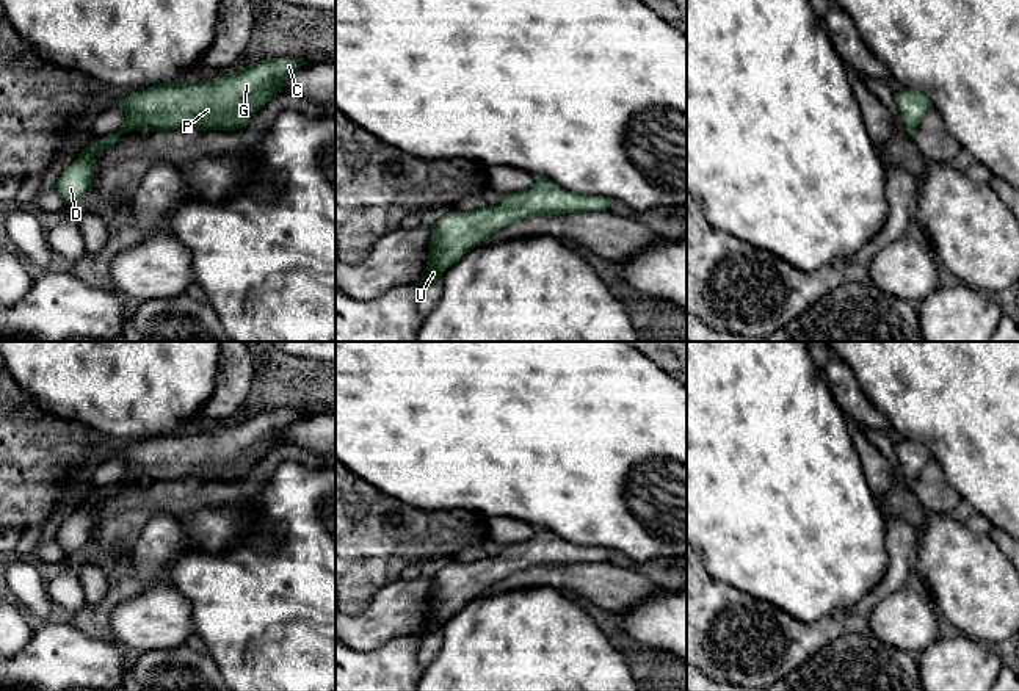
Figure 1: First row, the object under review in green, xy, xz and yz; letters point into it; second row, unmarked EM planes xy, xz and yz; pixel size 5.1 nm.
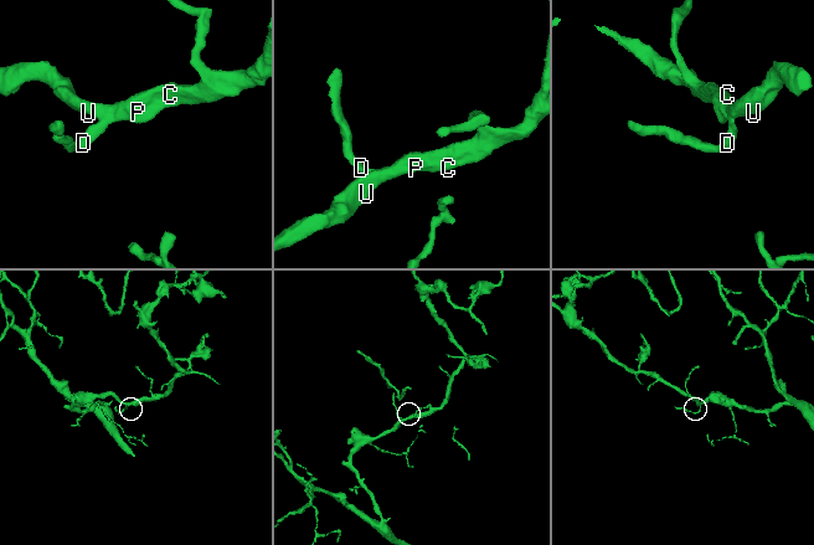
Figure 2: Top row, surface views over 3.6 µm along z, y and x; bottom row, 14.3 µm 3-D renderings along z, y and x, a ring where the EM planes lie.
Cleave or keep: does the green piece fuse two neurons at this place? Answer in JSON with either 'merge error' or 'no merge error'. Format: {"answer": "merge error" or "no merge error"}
{"answer": "no merge error"}

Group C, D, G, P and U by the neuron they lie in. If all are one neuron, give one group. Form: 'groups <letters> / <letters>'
groups C D G P U

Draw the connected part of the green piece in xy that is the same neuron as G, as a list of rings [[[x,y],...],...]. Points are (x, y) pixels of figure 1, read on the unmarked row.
[[[270,409],[249,415],[237,423],[224,425],[215,432],[168,432],[127,447],[113,456],[119,458],[125,464],[125,472],[118,483],[105,490],[99,490],[86,497],[78,509],[61,523],[60,530],[55,533],[53,542],[64,555],[78,555],[78,552],[91,539],[94,528],[92,508],[114,497],[122,484],[130,481],[141,483],[143,476],[147,476],[150,483],[168,483],[187,476],[193,476],[204,483],[227,483],[246,478],[254,464],[282,439],[285,429],[306,415],[307,414],[299,409]]]

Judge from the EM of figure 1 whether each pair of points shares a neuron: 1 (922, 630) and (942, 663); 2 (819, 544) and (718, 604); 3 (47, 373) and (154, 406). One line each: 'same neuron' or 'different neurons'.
1: different neurons
2: different neurons
3: same neuron

